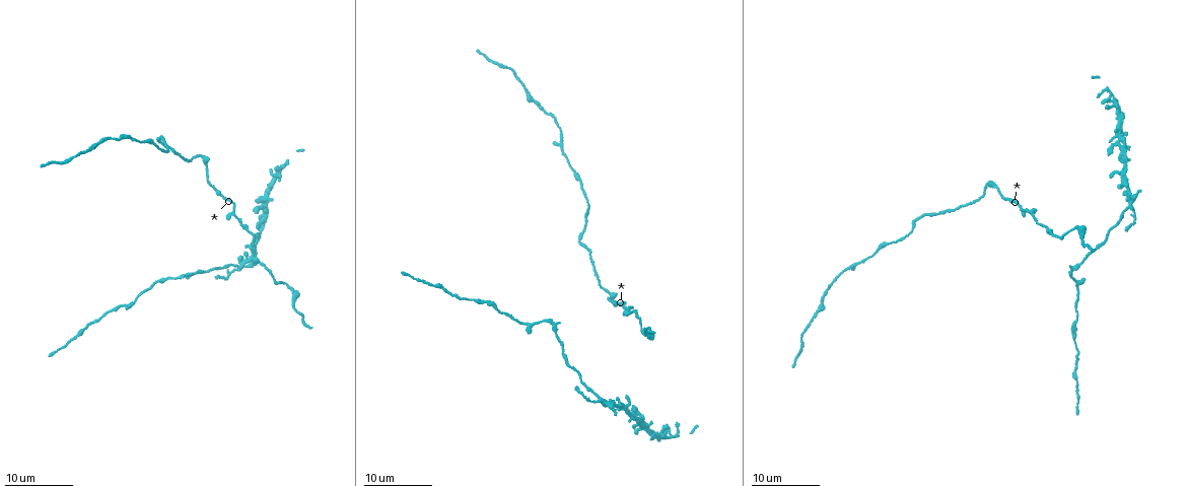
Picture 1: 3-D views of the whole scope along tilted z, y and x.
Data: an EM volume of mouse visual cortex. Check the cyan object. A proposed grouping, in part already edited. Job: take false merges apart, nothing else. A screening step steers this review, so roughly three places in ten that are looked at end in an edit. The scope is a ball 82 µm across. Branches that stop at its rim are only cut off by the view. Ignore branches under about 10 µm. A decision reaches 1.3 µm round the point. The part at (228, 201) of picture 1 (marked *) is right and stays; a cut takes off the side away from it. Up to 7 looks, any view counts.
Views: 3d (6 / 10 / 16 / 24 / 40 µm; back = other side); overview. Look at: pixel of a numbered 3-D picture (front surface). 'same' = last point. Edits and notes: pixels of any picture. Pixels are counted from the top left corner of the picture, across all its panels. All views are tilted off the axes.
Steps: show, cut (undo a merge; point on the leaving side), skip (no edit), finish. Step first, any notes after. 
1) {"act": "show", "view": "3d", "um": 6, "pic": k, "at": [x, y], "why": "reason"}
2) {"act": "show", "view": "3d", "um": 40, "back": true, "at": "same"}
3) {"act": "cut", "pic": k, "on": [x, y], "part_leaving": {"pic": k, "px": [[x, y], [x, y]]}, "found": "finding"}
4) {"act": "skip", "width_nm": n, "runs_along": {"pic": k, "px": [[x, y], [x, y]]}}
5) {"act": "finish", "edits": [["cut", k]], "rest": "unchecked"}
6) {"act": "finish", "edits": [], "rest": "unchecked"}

{"act": "show", "view": "3d", "um": 16, "pic": 1, "at": [198, 157], "why": "sudden change in width"}

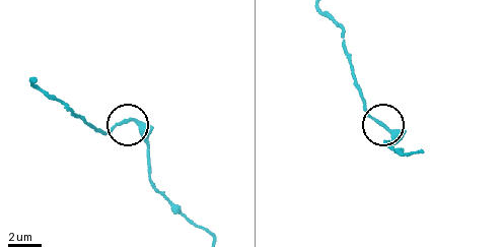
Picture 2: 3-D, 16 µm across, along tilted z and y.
{"act": "show", "view": "3d", "um": 6, "pic": 2, "at": [383, 126], "why": "zoom in"}

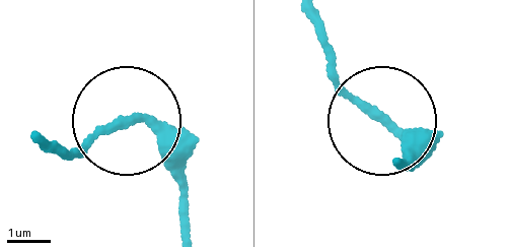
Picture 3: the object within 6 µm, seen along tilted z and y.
{"act": "skip", "runs_along": {"pic": 3, "px": [[186, 229], [173, 165], [138, 122], [64, 159]]}, "found": "one neuron here"}

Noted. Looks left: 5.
{"act": "show", "view": "3d", "um": 24, "pic": 1, "at": [246, 229], "why": "three-way junction"}

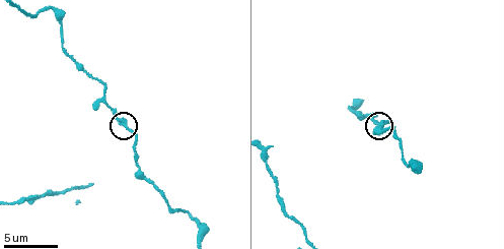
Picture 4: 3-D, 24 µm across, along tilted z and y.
{"act": "show", "view": "3d", "um": 10, "pic": 4, "at": [124, 128]}

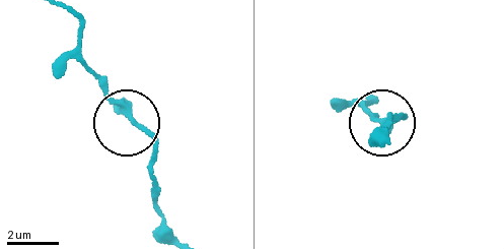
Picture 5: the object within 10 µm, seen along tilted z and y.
{"act": "skip", "width_nm": 210, "found": "one neuron here"}

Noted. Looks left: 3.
{"act": "show", "view": "3d", "um": 24, "pic": 1, "at": [526, 325], "why": "side arm on a straight run"}

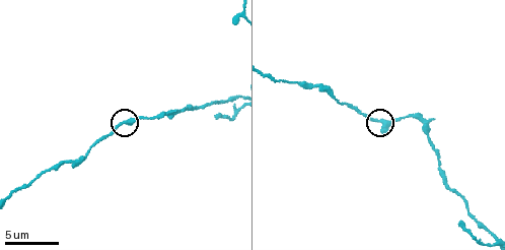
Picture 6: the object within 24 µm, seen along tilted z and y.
{"act": "show", "view": "3d", "um": 6, "pic": 6, "at": [122, 122]}

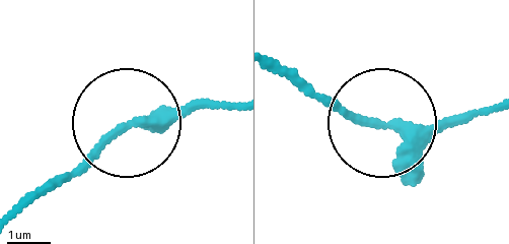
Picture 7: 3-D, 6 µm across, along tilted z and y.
{"act": "skip", "arms": 3, "found": "all the same neuron"}

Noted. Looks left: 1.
{"act": "finish", "edits": [], "rest": "unchecked"}

